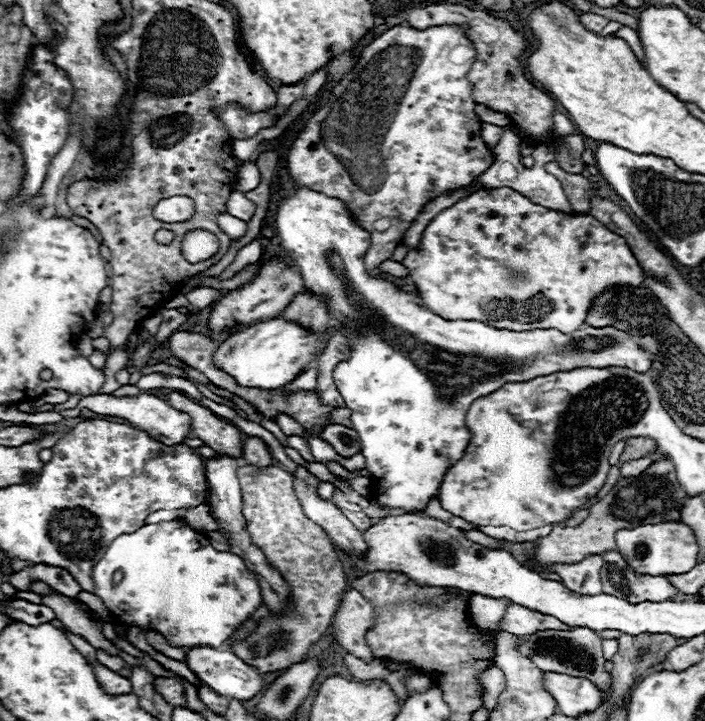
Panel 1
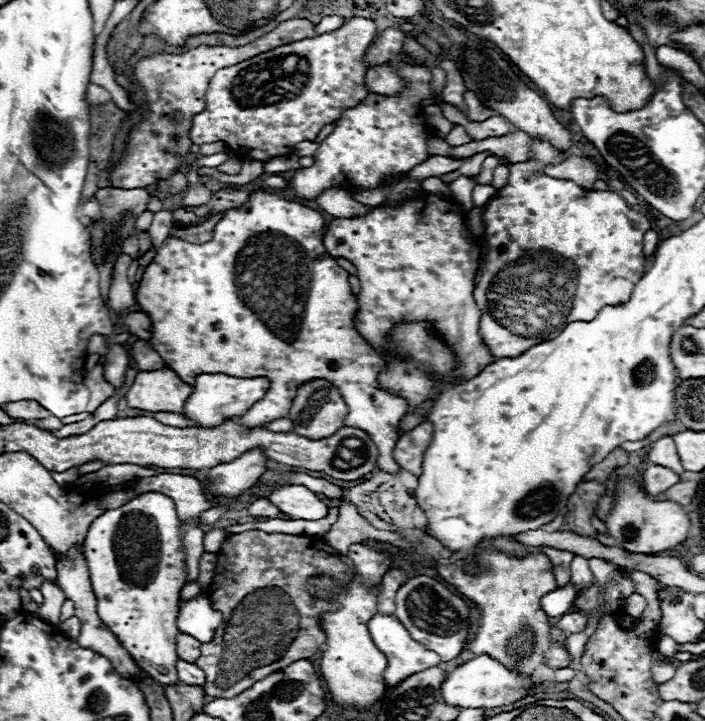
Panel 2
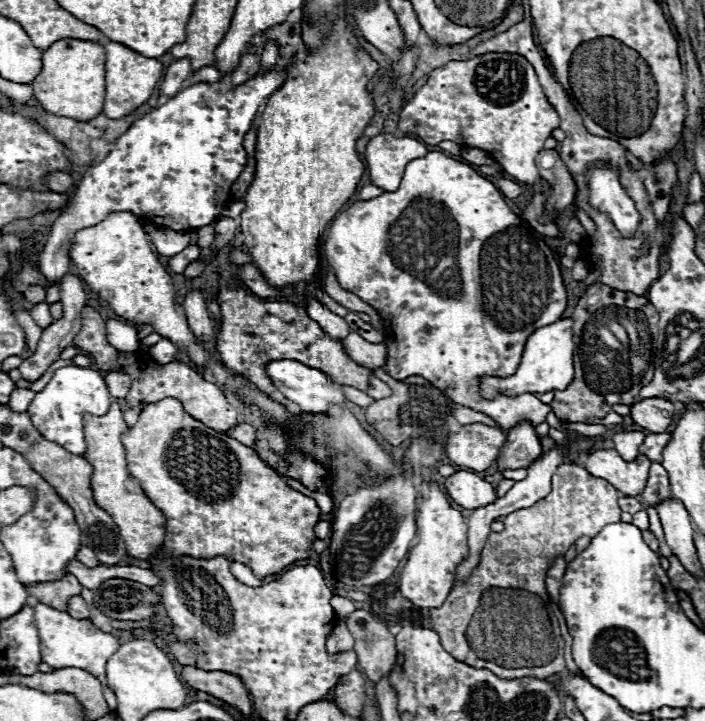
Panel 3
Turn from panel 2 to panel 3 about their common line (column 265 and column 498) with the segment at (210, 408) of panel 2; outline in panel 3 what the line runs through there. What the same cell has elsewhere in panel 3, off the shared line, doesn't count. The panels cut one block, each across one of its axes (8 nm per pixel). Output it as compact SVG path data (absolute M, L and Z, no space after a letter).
M558 320L554 324L548 324L544 328L538 328L526 342L522 362L518 366L518 372L508 378L496 378L496 376L482 376L480 378L480 396L484 400L492 400L500 394L504 396L520 396L524 392L530 394L544 394L550 390L568 388L574 376L572 368L572 352L574 352L574 340L572 340L572 320Z

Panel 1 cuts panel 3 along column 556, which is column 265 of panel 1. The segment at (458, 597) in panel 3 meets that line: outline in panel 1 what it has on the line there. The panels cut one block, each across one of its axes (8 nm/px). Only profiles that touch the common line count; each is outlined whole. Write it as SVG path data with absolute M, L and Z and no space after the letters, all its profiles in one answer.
M238 466L236 476L242 488L242 514L252 544L258 546L270 564L282 572L284 580L292 588L294 602L294 612L288 612L288 616L270 616L252 636L248 636L248 640L238 640L232 646L238 658L264 674L286 668L290 662L298 662L308 648L320 640L330 626L348 582L342 560L328 534L304 516L300 500L294 496L292 476L286 470L278 466L266 470L256 466Z

